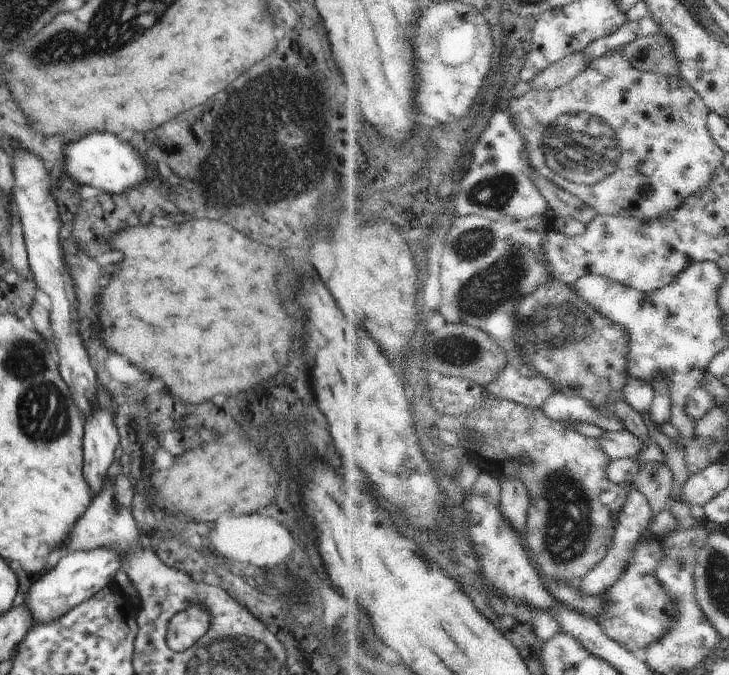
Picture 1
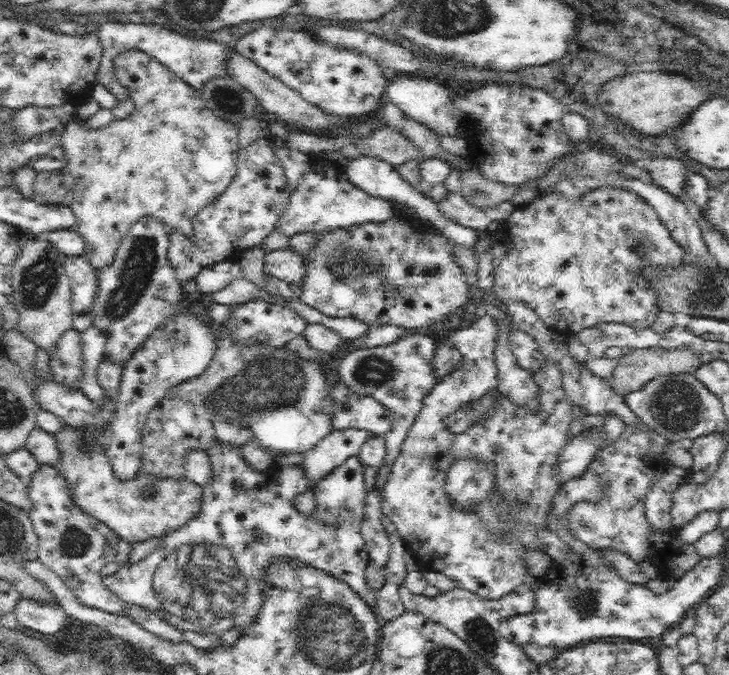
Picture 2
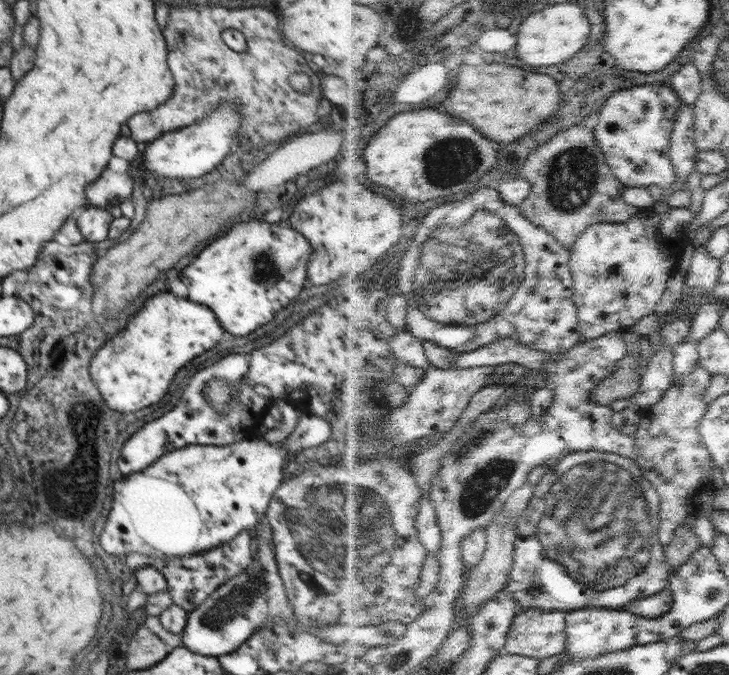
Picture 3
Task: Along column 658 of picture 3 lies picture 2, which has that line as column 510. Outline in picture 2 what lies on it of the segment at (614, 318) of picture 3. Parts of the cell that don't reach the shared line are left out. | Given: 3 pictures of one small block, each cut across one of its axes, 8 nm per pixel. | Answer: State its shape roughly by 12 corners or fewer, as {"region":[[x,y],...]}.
{"region":[[624,185],[516,206],[488,232],[500,304],[566,335],[648,326],[681,267]]}

